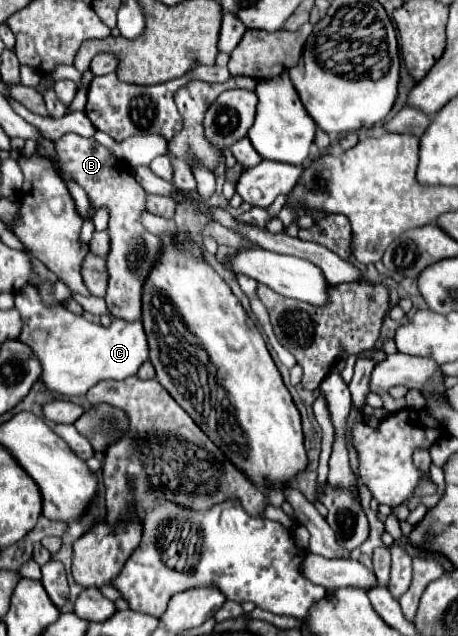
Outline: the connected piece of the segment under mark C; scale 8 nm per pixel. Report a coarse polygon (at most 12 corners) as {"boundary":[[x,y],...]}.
{"boundary":[[16,294],[42,382],[86,396],[148,360],[142,322],[110,328]]}

